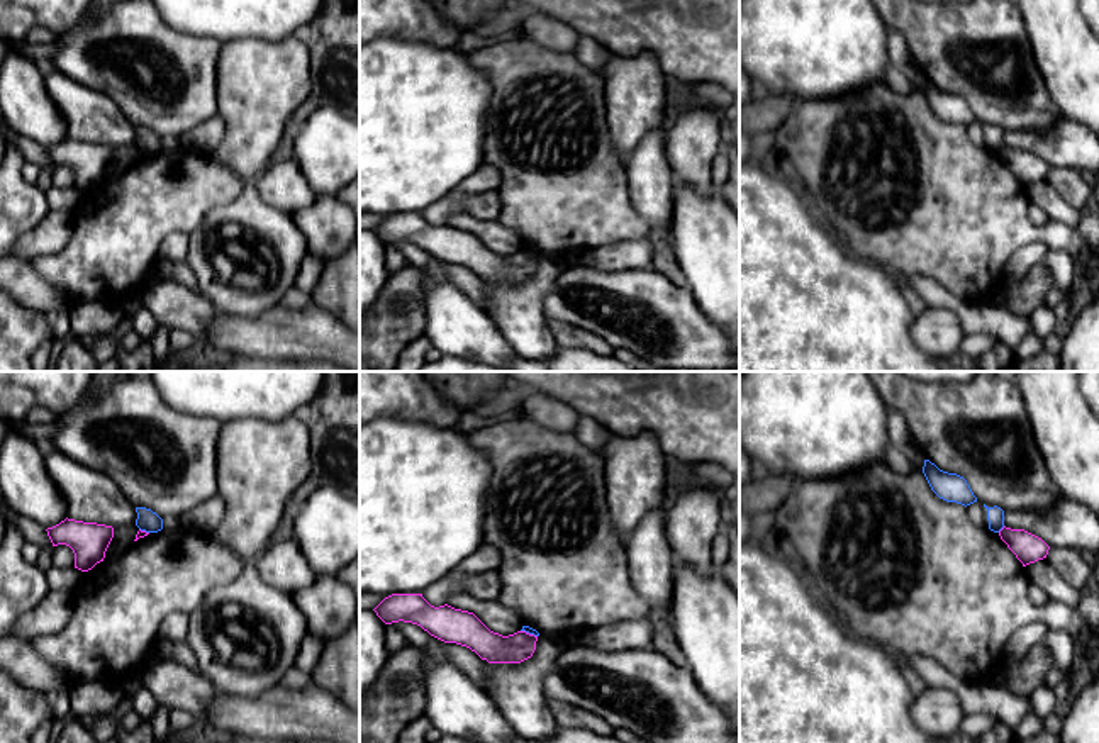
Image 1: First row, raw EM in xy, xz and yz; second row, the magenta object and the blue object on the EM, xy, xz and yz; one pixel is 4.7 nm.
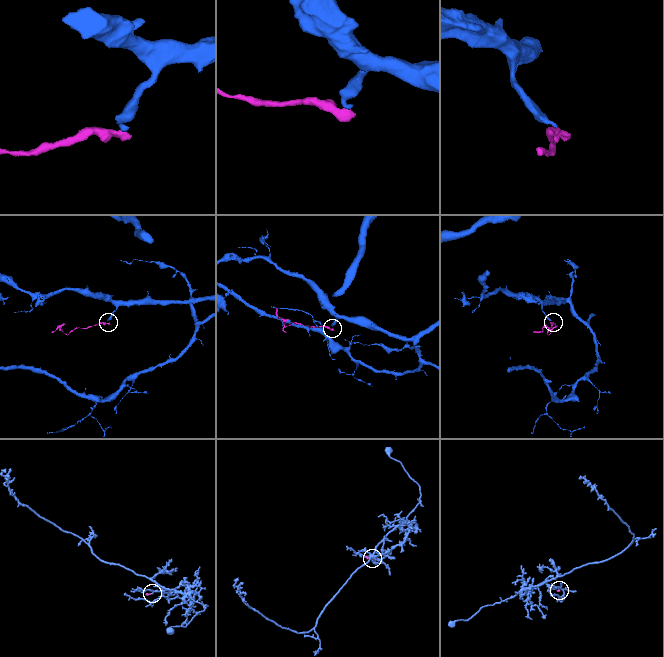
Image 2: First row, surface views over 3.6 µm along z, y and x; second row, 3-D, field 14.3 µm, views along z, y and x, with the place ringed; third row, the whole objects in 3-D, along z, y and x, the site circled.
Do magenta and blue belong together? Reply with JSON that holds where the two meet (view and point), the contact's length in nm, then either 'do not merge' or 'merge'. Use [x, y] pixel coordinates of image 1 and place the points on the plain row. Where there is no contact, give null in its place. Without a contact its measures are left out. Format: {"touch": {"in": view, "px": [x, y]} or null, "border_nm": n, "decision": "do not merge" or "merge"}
{"touch": {"in": "yz", "px": [1003, 148]}, "border_nm": 50, "decision": "do not merge"}

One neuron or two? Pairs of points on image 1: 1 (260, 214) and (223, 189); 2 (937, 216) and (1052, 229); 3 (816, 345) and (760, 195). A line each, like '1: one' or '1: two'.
1: two
2: one
3: one

